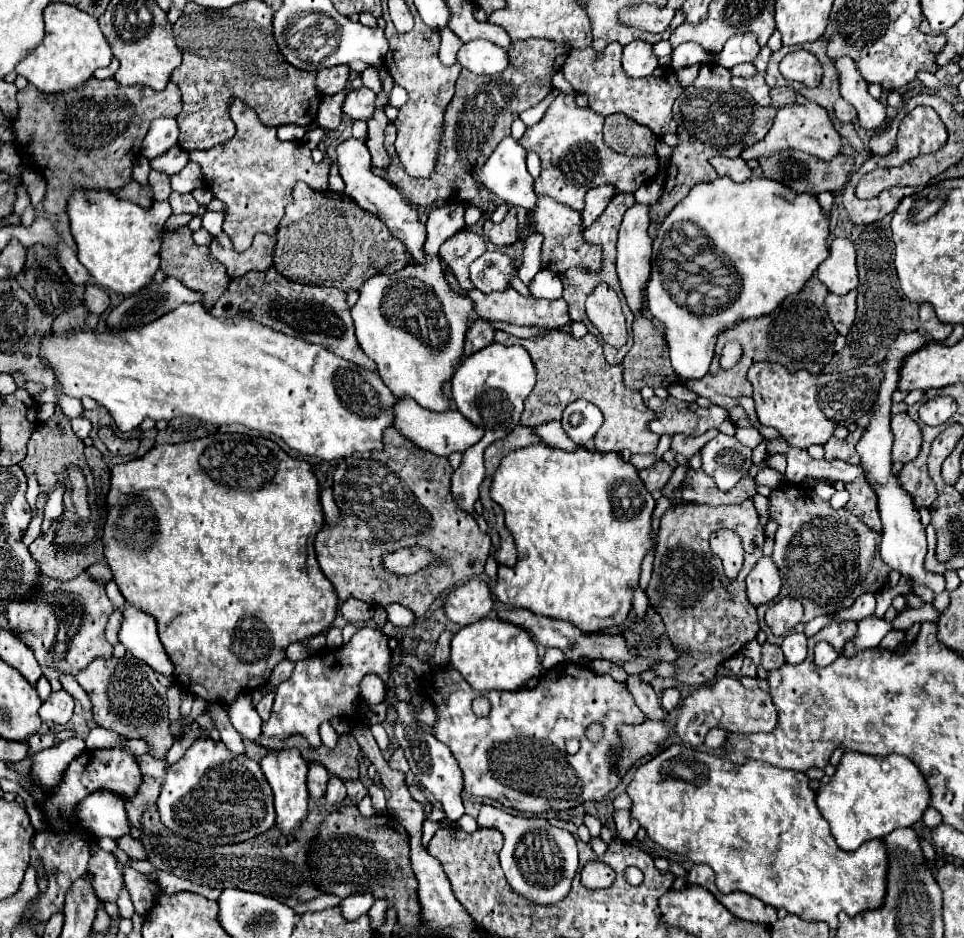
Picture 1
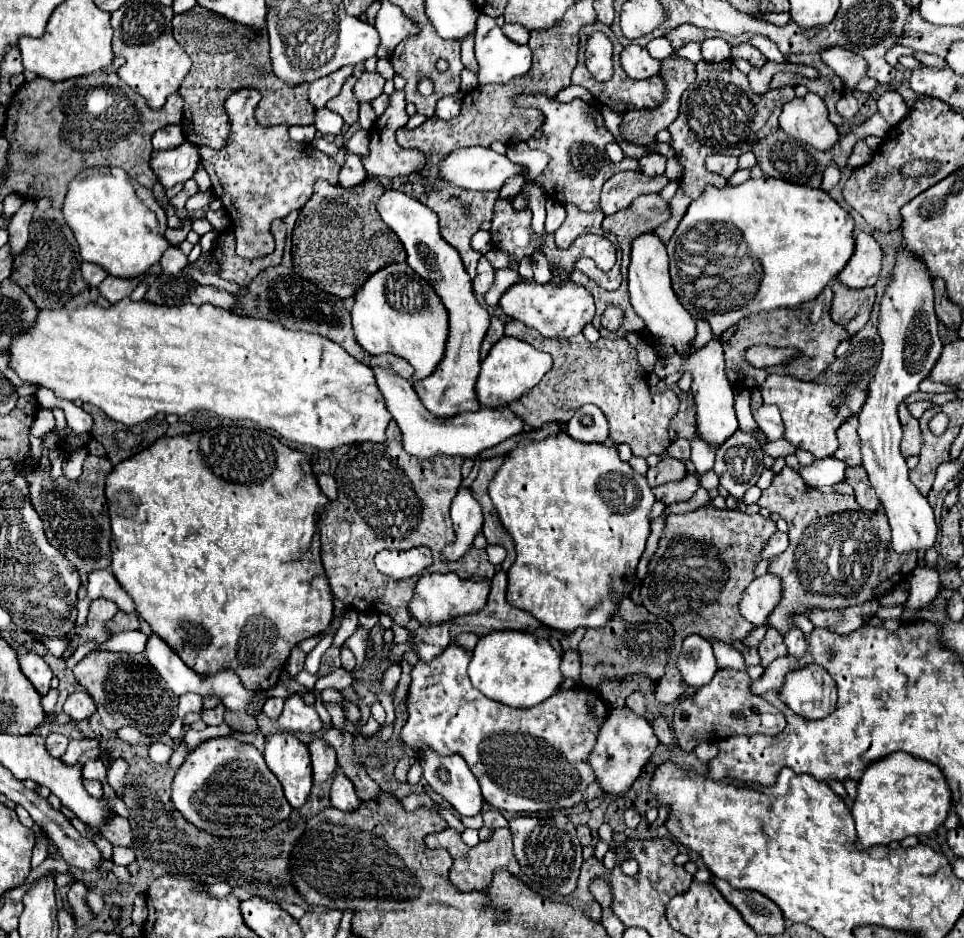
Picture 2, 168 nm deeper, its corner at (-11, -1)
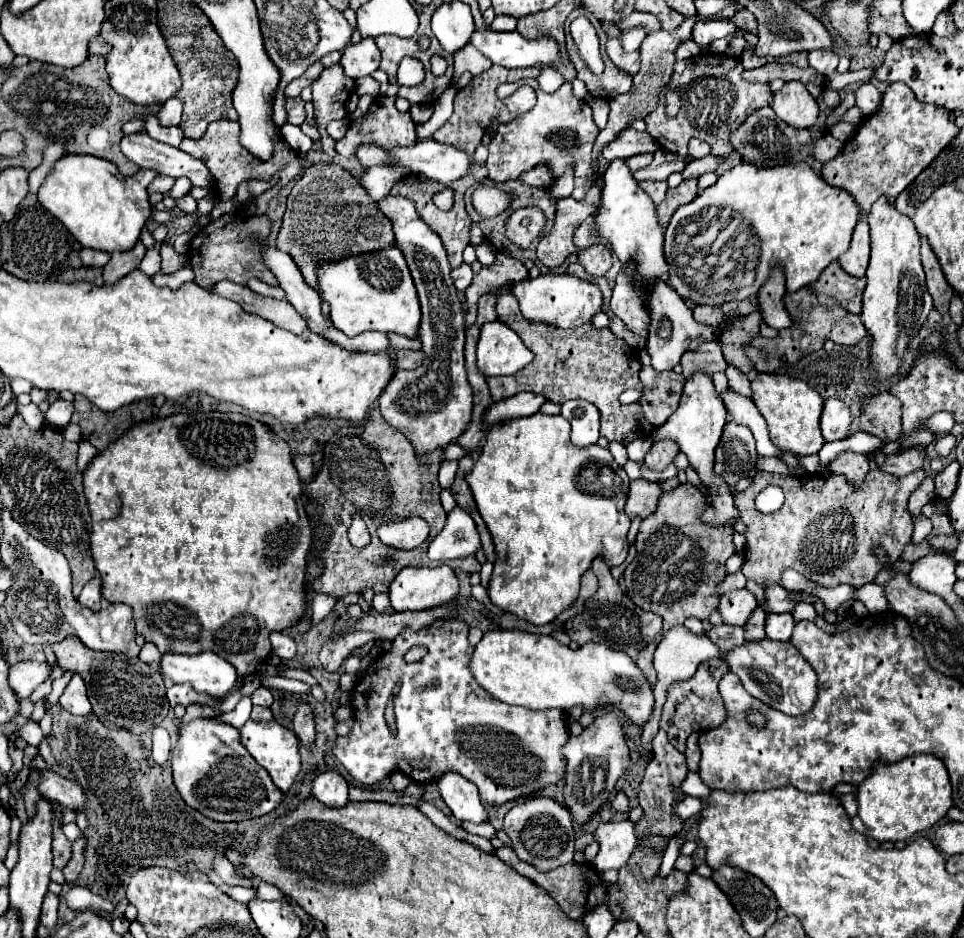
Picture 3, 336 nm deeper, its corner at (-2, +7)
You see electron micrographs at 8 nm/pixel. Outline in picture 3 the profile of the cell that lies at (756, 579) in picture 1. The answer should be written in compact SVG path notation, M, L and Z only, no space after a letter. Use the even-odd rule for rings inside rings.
M748 588L730 590L720 598L720 614L724 624L744 626L748 622L748 616L758 608L756 596Z

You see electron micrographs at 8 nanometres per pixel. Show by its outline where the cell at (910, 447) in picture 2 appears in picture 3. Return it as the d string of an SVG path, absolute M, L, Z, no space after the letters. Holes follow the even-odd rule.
M880 392L872 396L860 418L860 430L878 436L884 442L896 442L902 434L902 404L890 392Z

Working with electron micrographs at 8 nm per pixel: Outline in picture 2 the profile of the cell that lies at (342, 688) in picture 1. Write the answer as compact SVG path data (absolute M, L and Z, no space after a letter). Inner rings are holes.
M301 692L285 700L285 708L279 716L279 724L281 724L281 730L293 732L299 736L315 736L323 726L315 708L305 706Z

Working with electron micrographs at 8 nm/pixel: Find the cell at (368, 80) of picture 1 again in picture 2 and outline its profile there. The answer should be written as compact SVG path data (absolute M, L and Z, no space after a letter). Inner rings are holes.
M397 90L393 96L391 96L391 104L389 108L383 112L383 116L377 118L375 122L375 128L369 130L369 136L371 136L371 146L369 146L369 152L365 156L361 156L361 162L367 170L369 176L373 178L395 178L395 176L409 176L409 174L415 174L419 172L423 166L425 166L425 156L423 152L419 150L405 150L397 144L395 140L395 132L399 128L403 128L407 124L409 116L405 112L405 94L401 90Z

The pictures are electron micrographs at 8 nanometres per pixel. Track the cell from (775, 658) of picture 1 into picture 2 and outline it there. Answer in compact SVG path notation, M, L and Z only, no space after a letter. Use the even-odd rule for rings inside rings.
M767 628L767 634L763 638L763 642L759 644L759 656L761 656L761 666L767 668L775 658L785 656L787 648L783 644L783 636L775 630L775 628Z

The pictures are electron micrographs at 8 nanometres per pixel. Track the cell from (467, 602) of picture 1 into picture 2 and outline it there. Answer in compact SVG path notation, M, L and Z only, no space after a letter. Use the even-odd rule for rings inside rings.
M425 574L415 584L413 600L409 602L409 614L417 622L441 624L441 622L453 620L457 616L479 612L487 604L487 596L489 596L489 584L487 582L463 580L457 574Z

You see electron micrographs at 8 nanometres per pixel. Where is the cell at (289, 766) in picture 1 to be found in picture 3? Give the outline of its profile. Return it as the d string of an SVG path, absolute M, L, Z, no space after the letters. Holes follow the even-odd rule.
M248 720L240 728L240 736L242 736L244 746L252 754L252 758L260 766L264 766L268 770L270 778L274 780L274 784L284 794L288 794L290 786L294 784L294 780L296 780L296 776L300 772L300 754L298 754L298 738L296 738L296 734L290 732L290 730L286 730L284 726L280 726L276 720L270 720L270 722L254 722L254 720Z

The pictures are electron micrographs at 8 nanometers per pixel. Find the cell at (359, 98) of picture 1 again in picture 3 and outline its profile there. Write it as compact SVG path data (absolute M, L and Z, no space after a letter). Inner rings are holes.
M362 40L358 44L350 44L342 52L340 66L352 80L358 80L378 70L378 62L380 62L380 50L376 48L374 40Z

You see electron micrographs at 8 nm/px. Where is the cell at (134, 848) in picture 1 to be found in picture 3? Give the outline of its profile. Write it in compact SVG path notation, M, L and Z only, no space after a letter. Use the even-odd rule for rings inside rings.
M42 770L40 772L40 784L38 784L38 792L48 798L48 800L56 800L72 810L80 810L84 812L86 808L86 794L82 790L82 786L76 786L76 782L70 782L62 776L58 776L56 772L50 770Z

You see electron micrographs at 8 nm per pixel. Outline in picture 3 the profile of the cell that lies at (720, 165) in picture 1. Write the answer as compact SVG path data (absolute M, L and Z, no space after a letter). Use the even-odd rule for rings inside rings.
M692 138L690 144L688 144L688 152L692 158L704 158L710 154L710 144L698 140L698 138Z

